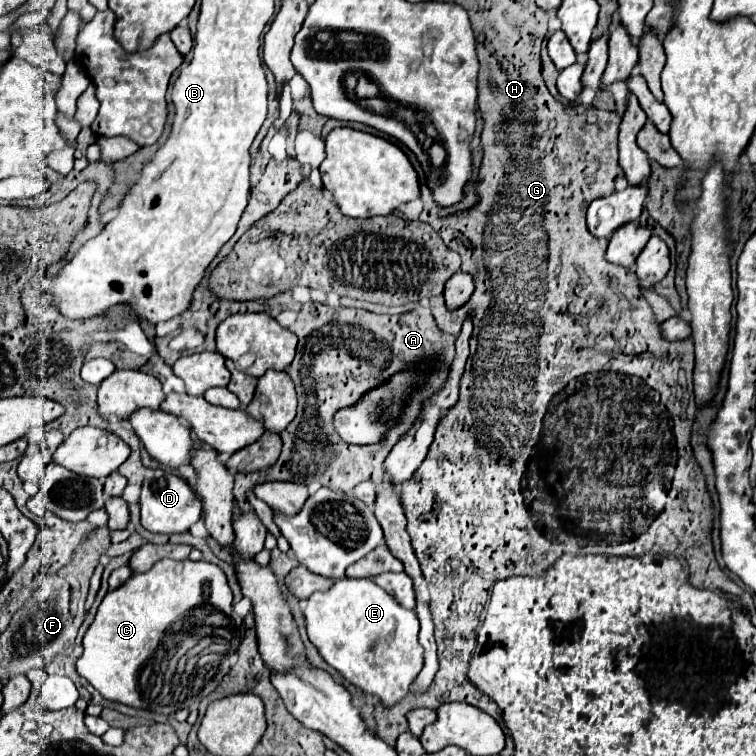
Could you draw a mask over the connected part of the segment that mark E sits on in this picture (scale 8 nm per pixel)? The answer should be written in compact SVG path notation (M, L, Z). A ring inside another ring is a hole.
M338 578L330 590L316 592L304 606L310 642L318 648L320 656L342 674L344 680L376 696L388 708L408 694L412 680L424 666L424 650L418 644L418 618L414 610L400 606L388 592L368 578Z

